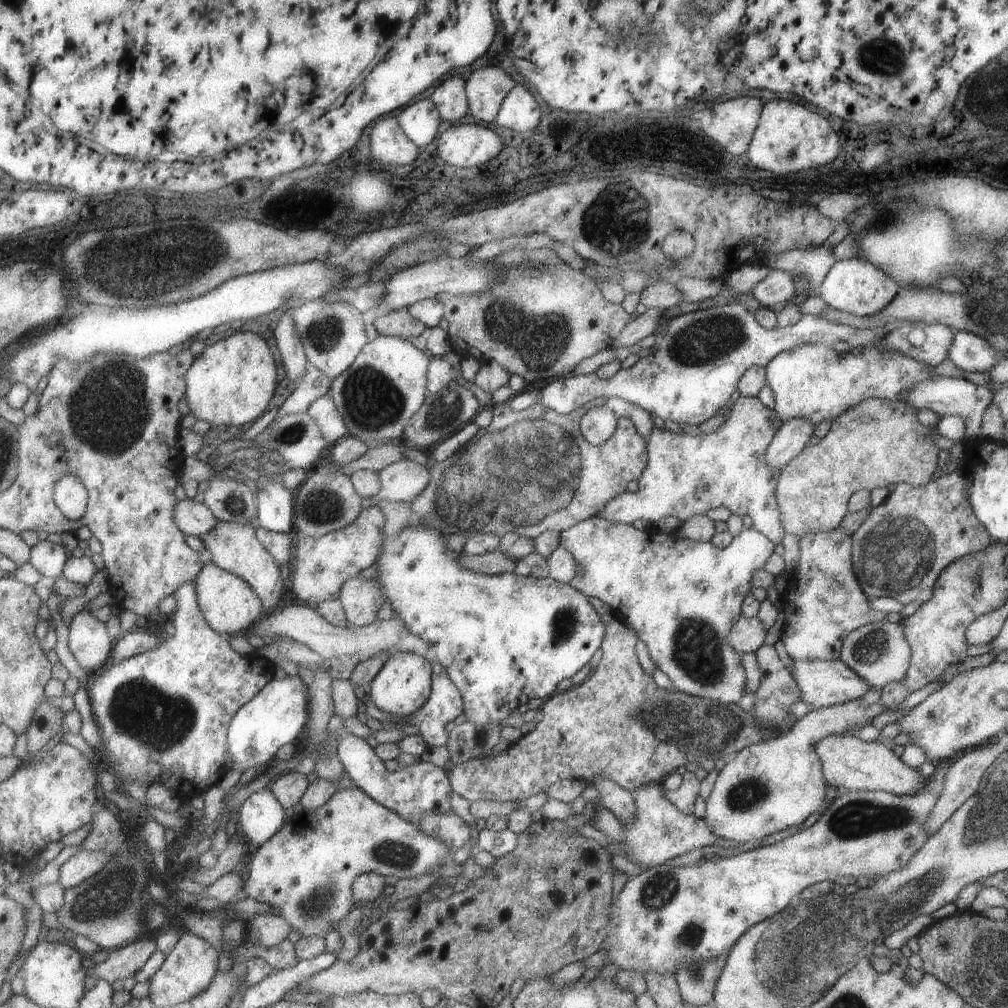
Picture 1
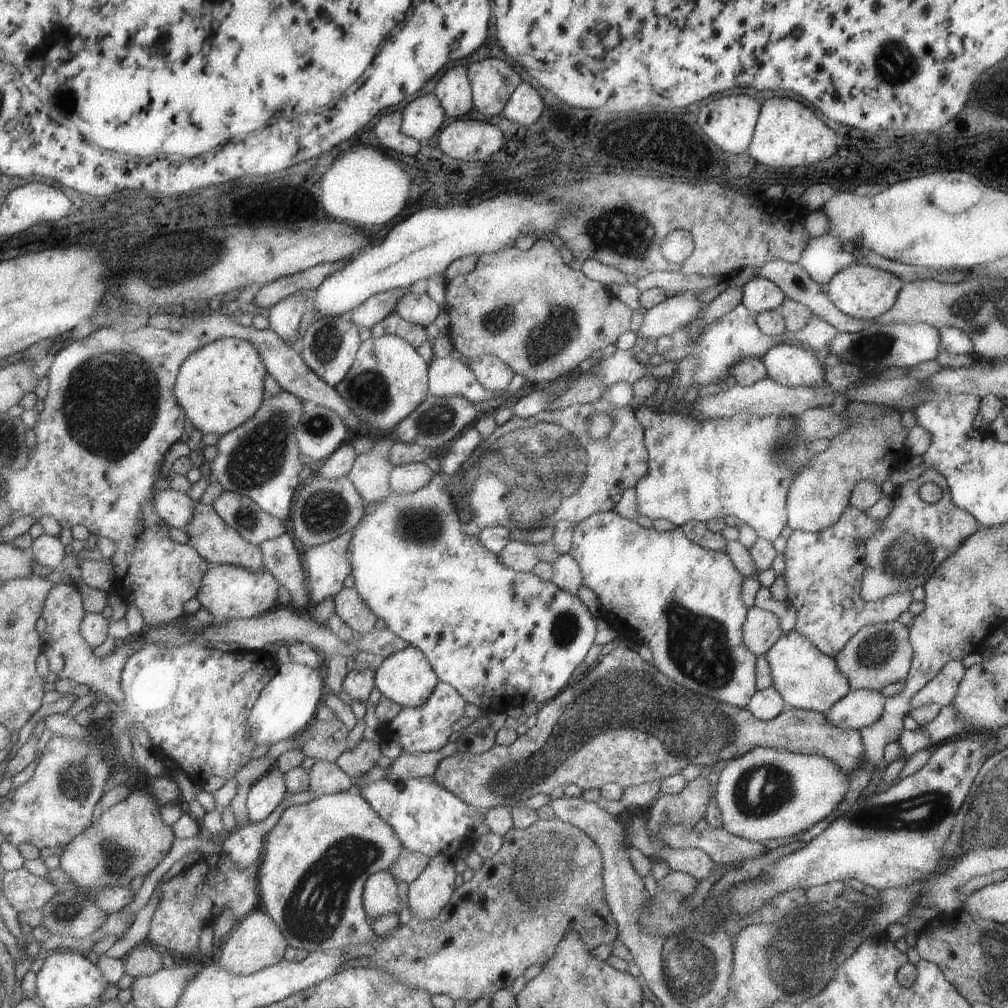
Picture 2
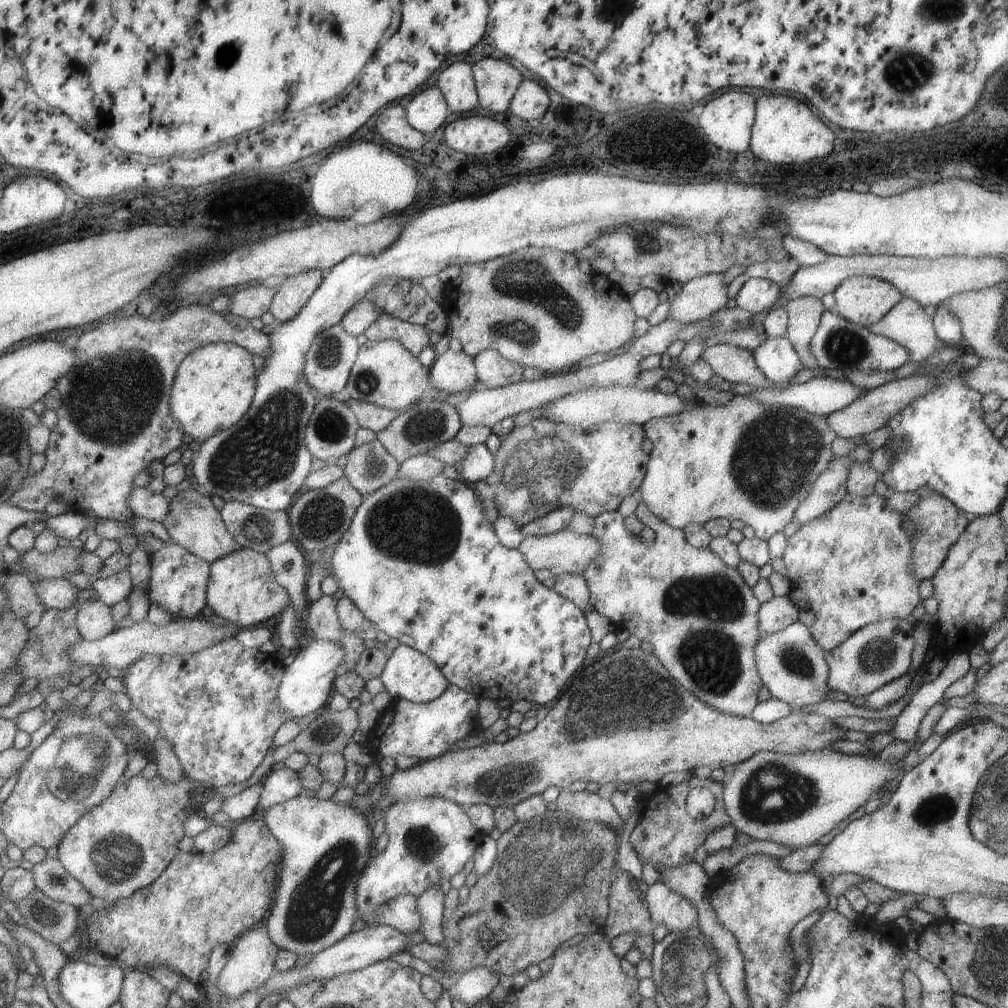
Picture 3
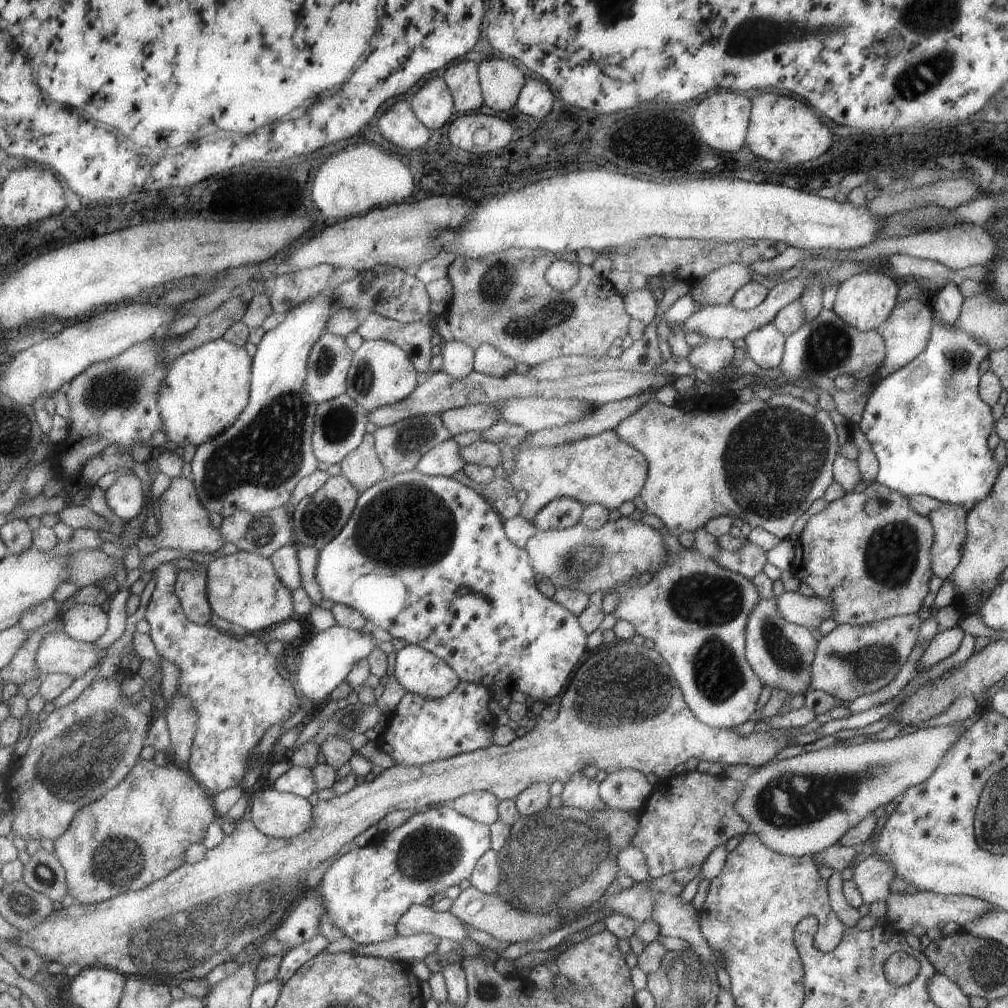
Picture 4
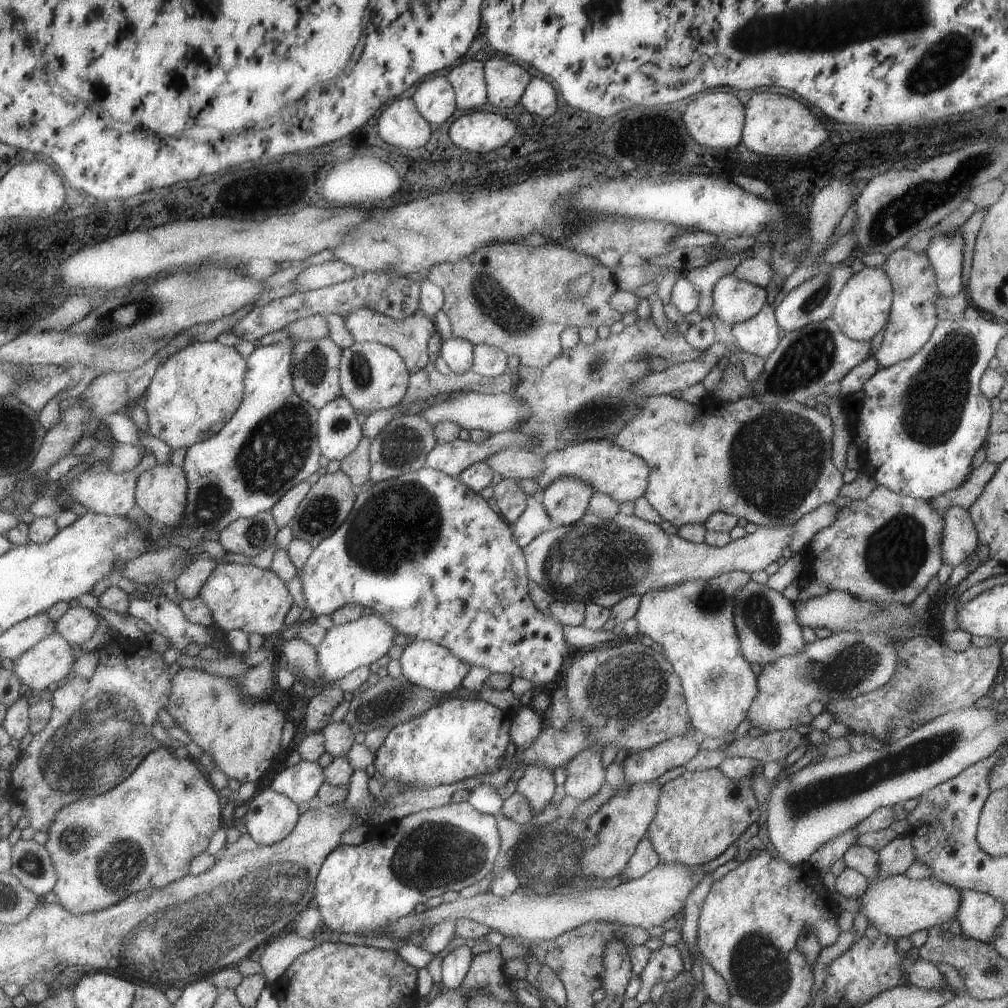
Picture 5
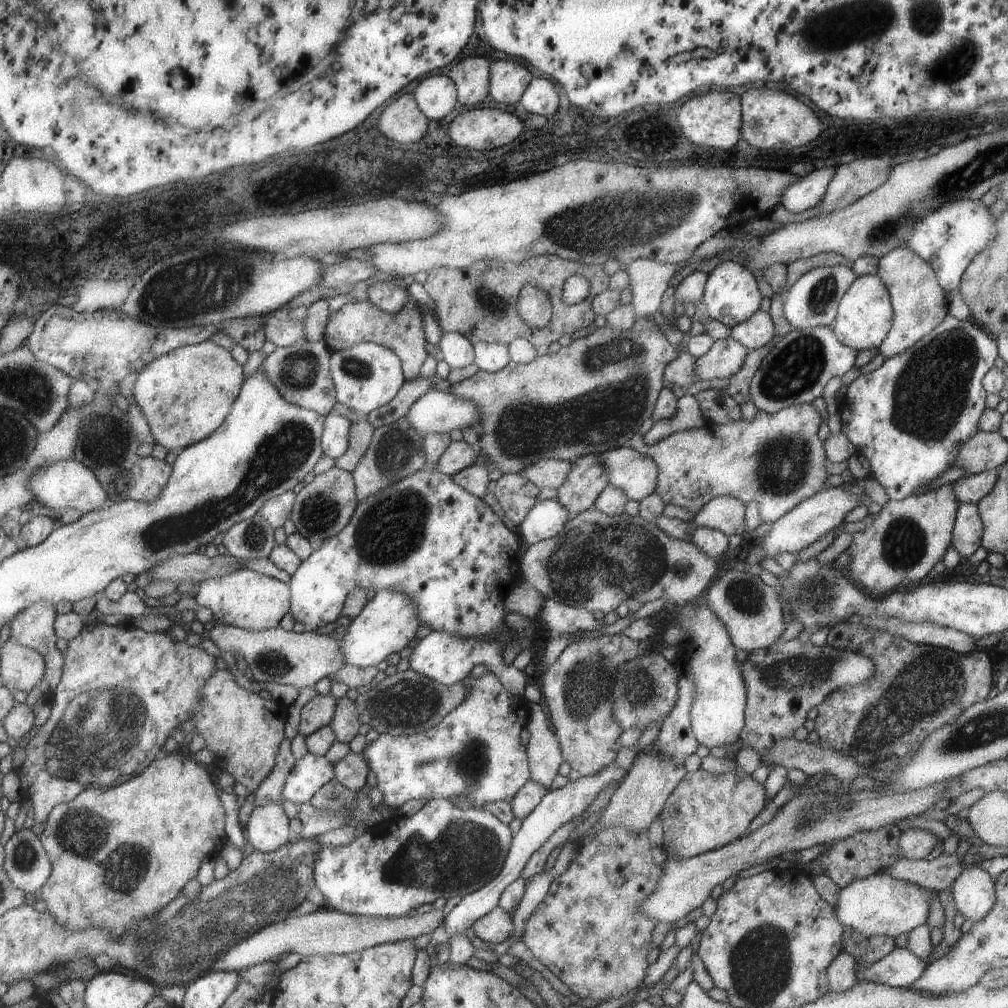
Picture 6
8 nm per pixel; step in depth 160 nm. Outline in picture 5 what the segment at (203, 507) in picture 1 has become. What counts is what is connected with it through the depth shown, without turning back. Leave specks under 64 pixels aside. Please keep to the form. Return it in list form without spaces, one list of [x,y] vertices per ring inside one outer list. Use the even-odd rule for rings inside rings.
[[[154,453],[143,456],[139,466],[126,473],[114,473],[113,471],[92,471],[91,466],[77,473],[62,492],[66,492],[75,502],[87,508],[88,511],[116,517],[129,517],[131,512],[137,509],[138,476],[146,470],[152,469],[157,463]]]

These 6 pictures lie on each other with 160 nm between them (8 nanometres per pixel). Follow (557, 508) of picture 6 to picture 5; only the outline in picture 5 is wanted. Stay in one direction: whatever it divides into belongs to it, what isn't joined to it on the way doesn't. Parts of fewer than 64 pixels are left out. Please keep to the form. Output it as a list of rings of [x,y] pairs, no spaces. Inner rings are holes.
[[[528,496],[526,509],[511,525],[514,541],[523,548],[536,536],[552,528],[551,520],[538,498]]]

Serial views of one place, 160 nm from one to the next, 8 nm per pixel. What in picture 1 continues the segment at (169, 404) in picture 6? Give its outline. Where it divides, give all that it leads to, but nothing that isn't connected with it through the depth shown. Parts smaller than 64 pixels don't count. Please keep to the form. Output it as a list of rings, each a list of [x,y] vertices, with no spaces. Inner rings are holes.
[[[235,331],[228,338],[221,338],[212,346],[208,346],[205,352],[196,358],[195,364],[187,374],[186,402],[199,420],[208,421],[212,426],[227,424],[240,427],[253,420],[257,421],[267,412],[271,398],[277,390],[277,378],[279,368],[273,360],[266,339],[257,332]]]

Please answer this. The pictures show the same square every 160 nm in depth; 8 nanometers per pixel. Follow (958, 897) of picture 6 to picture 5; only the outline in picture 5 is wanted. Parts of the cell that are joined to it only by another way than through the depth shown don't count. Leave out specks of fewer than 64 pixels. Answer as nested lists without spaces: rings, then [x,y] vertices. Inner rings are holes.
[[[959,889],[958,893],[955,918],[960,924],[961,935],[987,942],[994,935],[994,928],[1003,920],[1002,902],[987,893],[971,889]]]

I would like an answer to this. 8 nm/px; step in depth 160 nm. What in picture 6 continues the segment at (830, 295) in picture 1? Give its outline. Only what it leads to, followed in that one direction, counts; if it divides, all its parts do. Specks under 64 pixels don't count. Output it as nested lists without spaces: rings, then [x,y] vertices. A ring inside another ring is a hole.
[[[862,275],[851,283],[841,297],[831,330],[842,345],[856,352],[869,350],[869,348],[878,348],[887,336],[892,318],[890,298],[881,279],[877,275]]]

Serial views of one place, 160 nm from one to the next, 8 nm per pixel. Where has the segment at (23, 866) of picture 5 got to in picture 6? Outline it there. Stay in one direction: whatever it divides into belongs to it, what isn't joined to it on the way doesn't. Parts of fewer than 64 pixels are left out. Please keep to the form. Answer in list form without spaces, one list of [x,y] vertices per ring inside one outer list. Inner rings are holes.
[[[22,828],[13,834],[4,847],[4,869],[14,885],[25,892],[37,894],[54,871],[40,836],[31,829]]]

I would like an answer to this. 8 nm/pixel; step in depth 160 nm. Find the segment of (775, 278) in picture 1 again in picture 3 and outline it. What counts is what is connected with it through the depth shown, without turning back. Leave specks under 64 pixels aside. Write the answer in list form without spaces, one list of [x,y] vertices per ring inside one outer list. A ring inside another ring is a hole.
[[[747,279],[734,296],[737,307],[747,309],[754,316],[763,315],[769,308],[777,308],[781,287],[766,279]]]

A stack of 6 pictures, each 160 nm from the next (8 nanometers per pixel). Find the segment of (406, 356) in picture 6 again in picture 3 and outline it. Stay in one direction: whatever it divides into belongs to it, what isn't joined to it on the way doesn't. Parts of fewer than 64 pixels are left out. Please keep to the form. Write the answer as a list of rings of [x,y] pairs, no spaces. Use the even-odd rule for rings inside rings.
[[[385,311],[381,312],[379,318],[367,328],[364,334],[369,341],[381,342],[395,339],[410,349],[415,356],[428,346],[427,342],[429,342],[424,326],[411,324]]]

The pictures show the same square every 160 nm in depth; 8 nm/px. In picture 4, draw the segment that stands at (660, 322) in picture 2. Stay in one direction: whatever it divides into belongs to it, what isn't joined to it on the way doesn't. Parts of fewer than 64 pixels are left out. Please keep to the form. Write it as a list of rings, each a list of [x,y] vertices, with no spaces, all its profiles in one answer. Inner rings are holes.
[[[731,264],[723,266],[698,279],[688,293],[691,300],[695,302],[696,309],[729,304],[733,294],[741,286],[750,282],[753,274],[749,265]]]

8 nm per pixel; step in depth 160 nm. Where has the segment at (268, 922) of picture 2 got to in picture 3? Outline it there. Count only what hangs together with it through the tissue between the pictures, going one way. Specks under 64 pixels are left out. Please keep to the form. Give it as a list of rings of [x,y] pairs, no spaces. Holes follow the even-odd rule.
[[[265,924],[256,925],[245,935],[239,937],[232,945],[233,956],[218,979],[218,988],[227,998],[239,998],[249,990],[259,990],[277,970],[277,954],[281,948],[273,942],[269,928]]]

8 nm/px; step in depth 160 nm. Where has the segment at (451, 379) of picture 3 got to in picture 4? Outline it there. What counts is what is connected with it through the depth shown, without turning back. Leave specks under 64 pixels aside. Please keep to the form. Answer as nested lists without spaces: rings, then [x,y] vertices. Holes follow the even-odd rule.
[[[454,339],[447,343],[442,343],[438,348],[441,355],[443,366],[441,371],[455,380],[467,376],[473,371],[474,350],[463,342],[457,342]]]

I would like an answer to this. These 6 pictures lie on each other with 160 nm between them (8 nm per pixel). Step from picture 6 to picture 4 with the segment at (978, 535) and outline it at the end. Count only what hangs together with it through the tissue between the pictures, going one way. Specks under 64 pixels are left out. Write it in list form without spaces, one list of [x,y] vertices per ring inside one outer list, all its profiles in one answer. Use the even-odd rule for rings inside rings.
[[[942,503],[927,514],[933,532],[929,562],[933,575],[942,580],[961,560],[961,546],[966,534],[966,514],[961,505]]]

